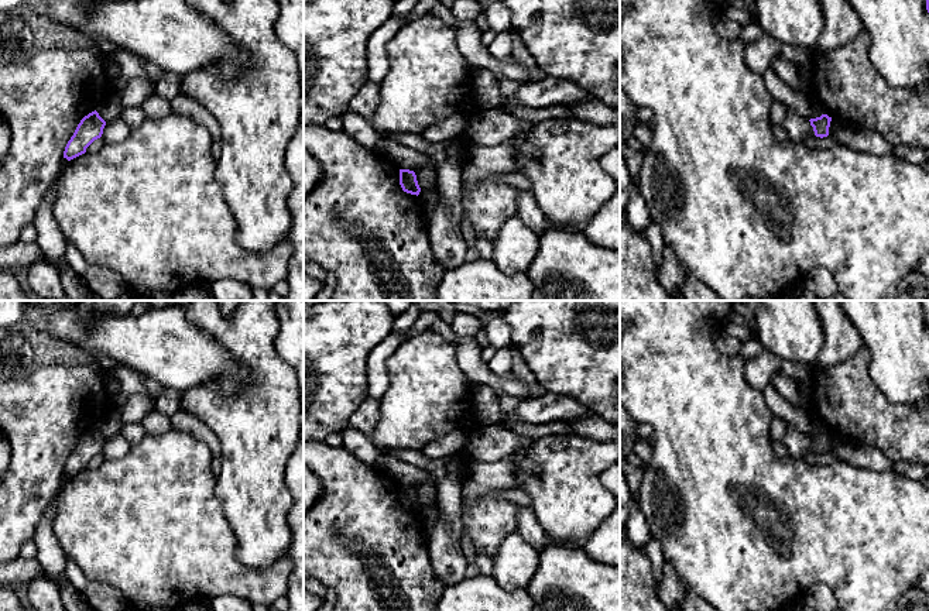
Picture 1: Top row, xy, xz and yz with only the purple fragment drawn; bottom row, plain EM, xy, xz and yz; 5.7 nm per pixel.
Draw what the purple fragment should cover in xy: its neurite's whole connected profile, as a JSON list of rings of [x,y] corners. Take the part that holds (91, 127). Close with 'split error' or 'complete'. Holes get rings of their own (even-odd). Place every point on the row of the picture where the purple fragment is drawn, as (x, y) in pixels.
[[[95,110],[85,116],[78,124],[73,135],[68,141],[64,158],[68,161],[86,152],[86,148],[97,138],[102,137],[106,121]]]; complete

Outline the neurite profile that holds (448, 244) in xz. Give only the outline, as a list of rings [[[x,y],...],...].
[[[440,196],[428,224],[428,238],[436,261],[445,271],[459,267],[464,261],[466,240],[455,227],[450,212]]]

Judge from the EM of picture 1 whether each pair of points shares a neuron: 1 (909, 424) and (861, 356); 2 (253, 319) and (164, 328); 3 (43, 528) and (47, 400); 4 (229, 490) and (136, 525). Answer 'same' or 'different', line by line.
1: same
2: different
3: different
4: different

